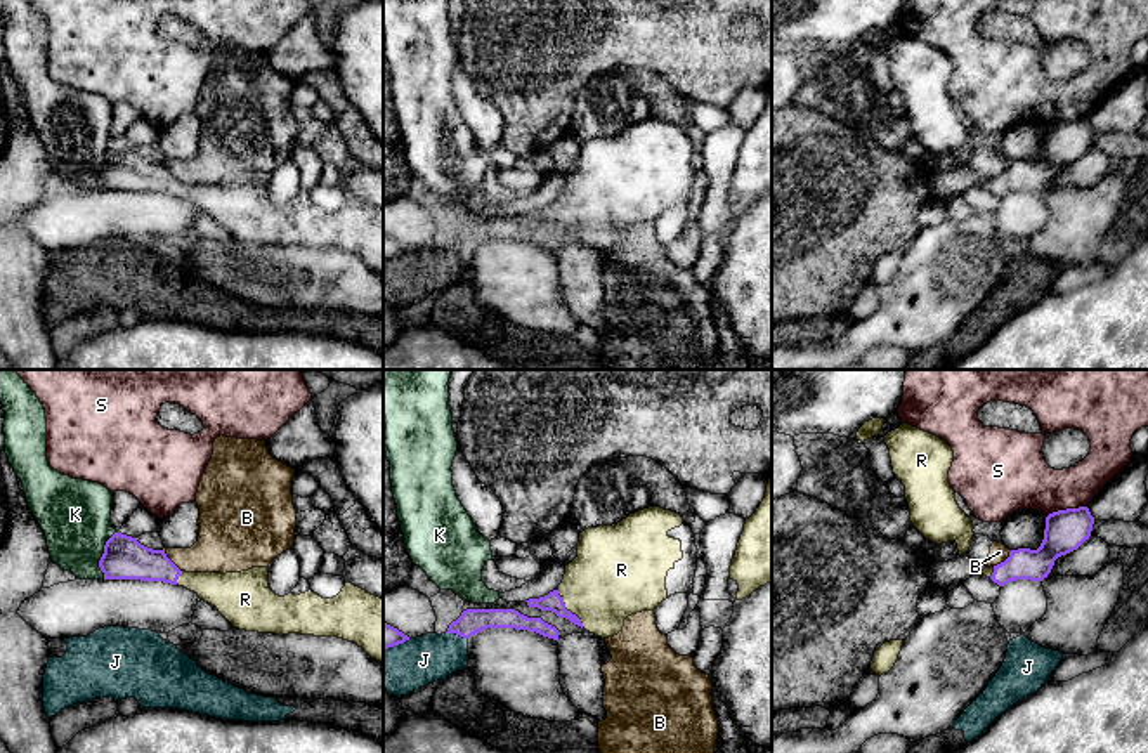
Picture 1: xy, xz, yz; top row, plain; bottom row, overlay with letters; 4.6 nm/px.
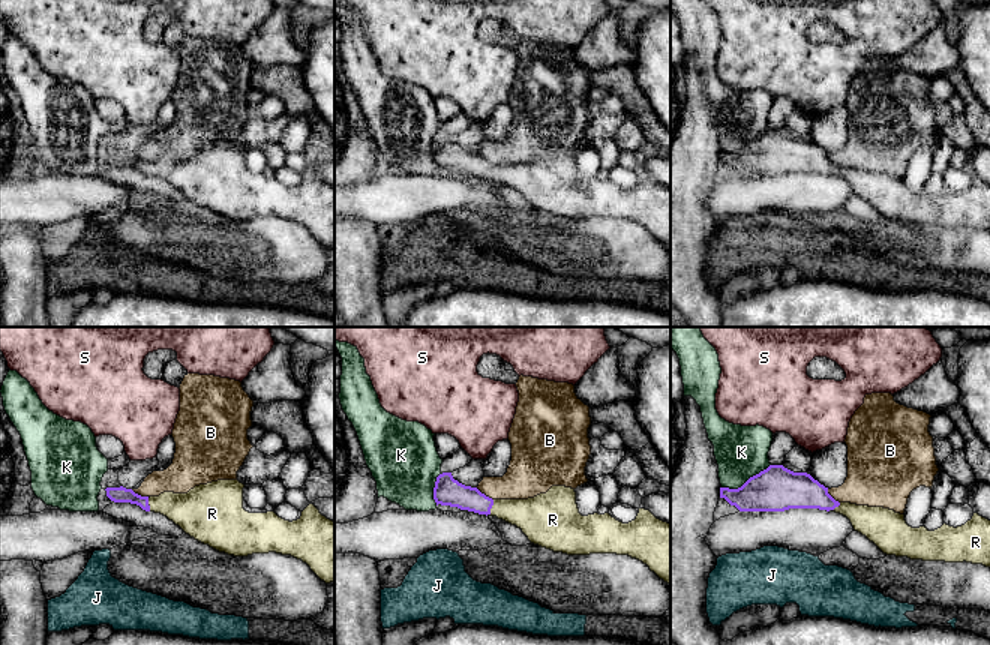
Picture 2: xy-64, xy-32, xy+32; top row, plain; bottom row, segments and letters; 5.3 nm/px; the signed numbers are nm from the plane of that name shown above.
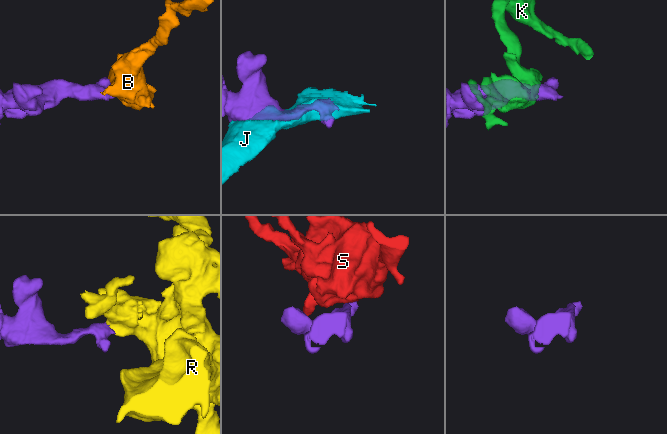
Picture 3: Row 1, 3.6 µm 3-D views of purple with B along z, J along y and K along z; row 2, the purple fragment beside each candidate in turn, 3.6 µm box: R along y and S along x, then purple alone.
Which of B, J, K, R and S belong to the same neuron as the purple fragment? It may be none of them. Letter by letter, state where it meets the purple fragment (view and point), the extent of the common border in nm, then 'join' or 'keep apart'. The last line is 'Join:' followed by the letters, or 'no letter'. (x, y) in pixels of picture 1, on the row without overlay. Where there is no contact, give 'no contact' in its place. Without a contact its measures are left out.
B: xy (170, 172) | 140 nm | keep apart
J: xz (456, 245) | 110 nm | keep apart
K: xy (103, 167) | 240 nm | keep apart
R: xz (566, 221) | 220 nm | join
S: yz (1067, 120) | 190 nm | keep apart
Join: R

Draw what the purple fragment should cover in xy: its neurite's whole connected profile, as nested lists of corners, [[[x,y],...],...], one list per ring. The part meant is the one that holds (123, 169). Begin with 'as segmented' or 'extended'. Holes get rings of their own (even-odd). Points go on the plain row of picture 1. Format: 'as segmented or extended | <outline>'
extended | [[[114,144],[99,172],[104,191],[163,193],[194,203],[234,239],[258,245],[338,248],[383,274],[383,210],[345,194],[333,210],[312,201],[284,208],[269,200],[269,179],[241,184],[186,184],[163,161]]]

